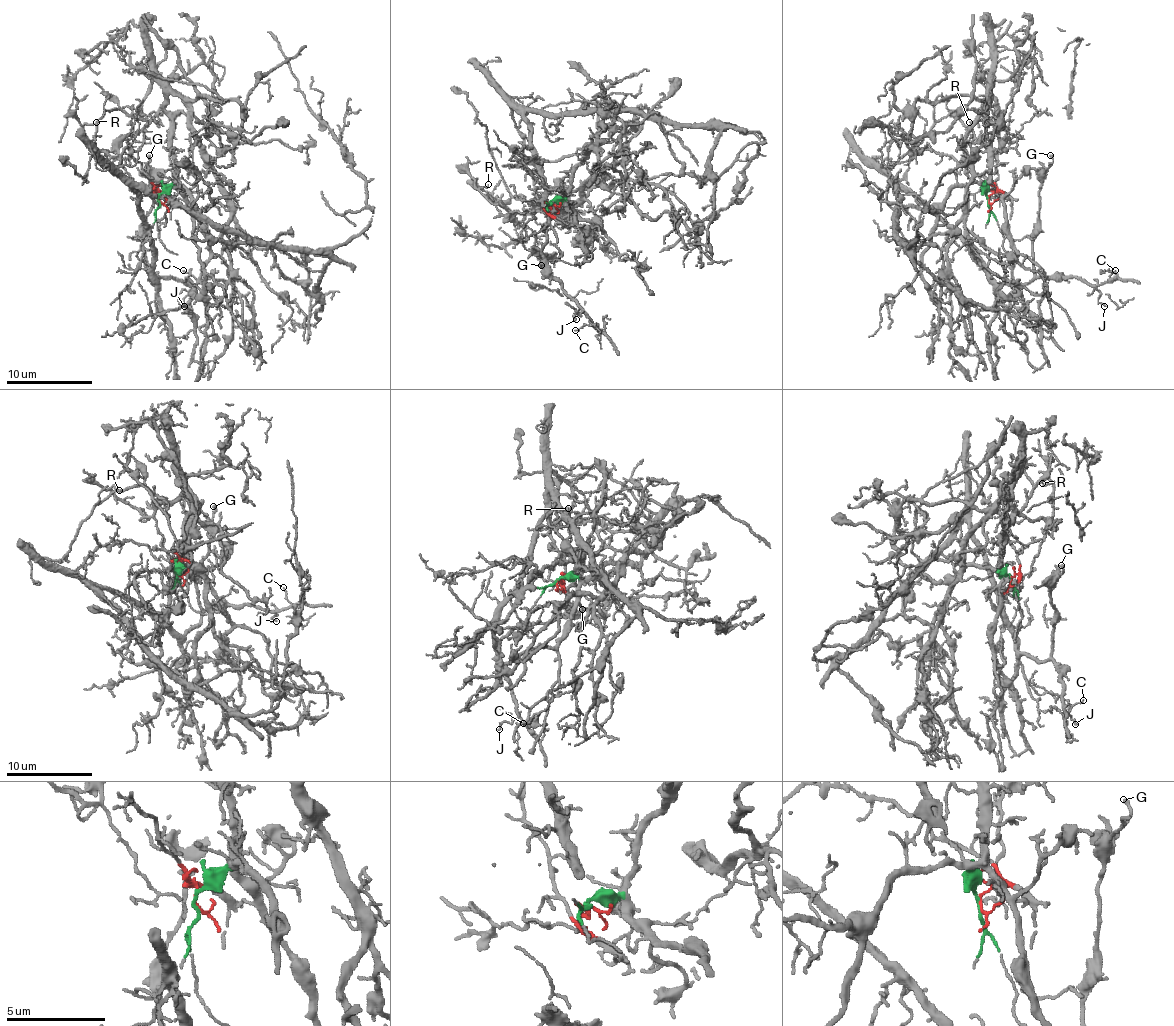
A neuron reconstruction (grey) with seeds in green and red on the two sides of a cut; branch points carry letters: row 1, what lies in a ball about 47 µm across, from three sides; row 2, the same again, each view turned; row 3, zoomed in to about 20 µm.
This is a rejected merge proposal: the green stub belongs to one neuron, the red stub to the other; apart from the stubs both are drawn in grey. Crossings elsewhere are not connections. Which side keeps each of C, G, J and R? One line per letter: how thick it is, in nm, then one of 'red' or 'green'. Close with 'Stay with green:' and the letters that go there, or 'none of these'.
C: 100 nm | red
G: 160 nm | red
J: 150 nm | red
R: 120 nm | green
Stay with green: R

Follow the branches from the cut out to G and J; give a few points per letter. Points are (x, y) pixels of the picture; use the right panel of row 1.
G: (987, 200), (996, 185), (951, 155), (910, 149), (888, 170), (998, 284), (1026, 284), (1049, 155)
J: (987, 200), (996, 185), (951, 155), (910, 149), (888, 170), (998, 284), (1081, 277), (1105, 305)

